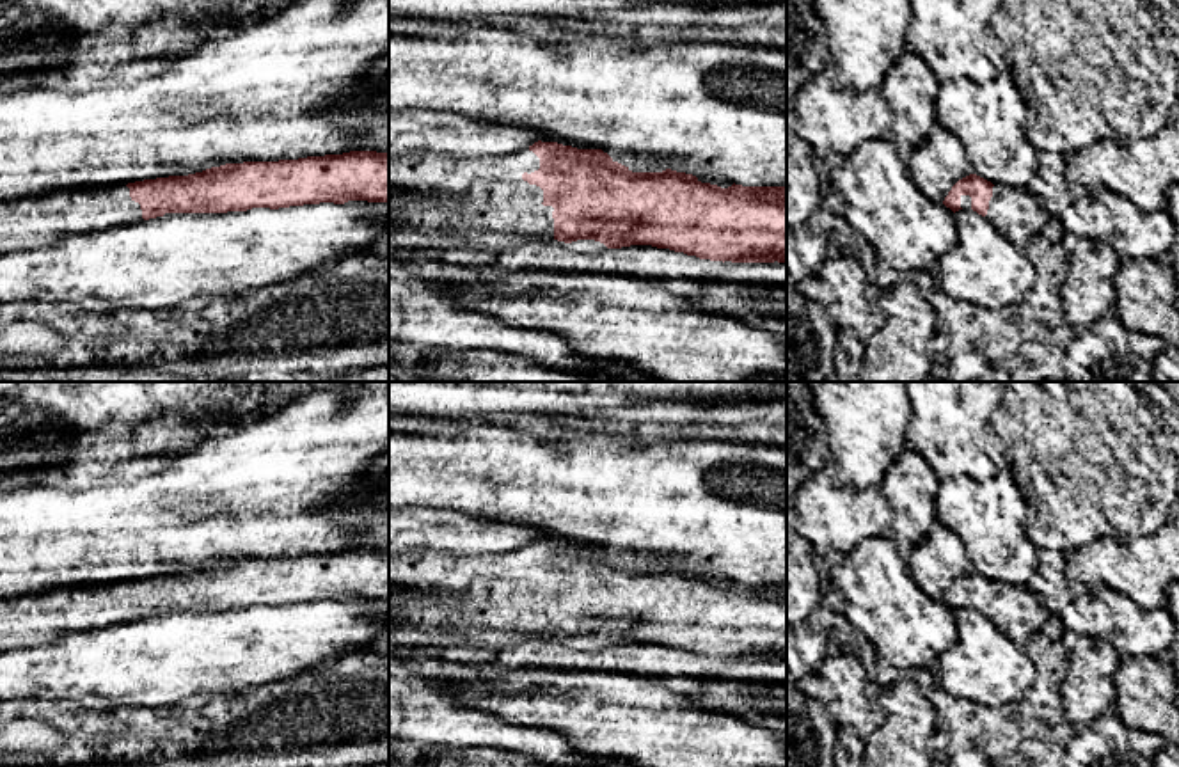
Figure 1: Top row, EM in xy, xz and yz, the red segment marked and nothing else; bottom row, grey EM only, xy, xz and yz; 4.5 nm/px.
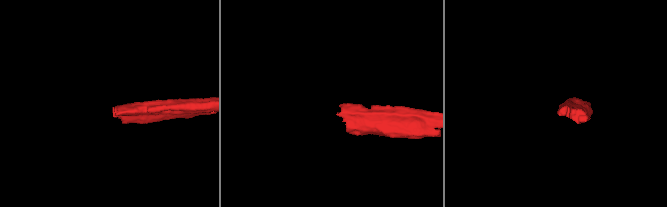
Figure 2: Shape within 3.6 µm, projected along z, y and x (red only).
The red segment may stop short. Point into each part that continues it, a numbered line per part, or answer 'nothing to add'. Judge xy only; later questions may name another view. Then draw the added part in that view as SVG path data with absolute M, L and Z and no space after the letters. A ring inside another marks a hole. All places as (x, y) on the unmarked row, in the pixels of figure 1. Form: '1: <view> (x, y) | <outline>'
1: xy (29, 620) | M126 582L60 588L0 598L0 652L32 648L51 643L67 632L98 630L138 618L144 618L140 602L130 595Z

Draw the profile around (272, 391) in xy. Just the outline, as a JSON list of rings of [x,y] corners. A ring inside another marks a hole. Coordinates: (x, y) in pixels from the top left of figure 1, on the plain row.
[[[259,382],[259,405],[254,410],[254,417],[263,417],[265,414],[277,410],[277,401],[282,396],[297,399],[321,389],[341,389],[364,384],[368,382]]]

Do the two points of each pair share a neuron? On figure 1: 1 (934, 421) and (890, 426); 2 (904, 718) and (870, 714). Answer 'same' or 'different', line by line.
1: different
2: different

